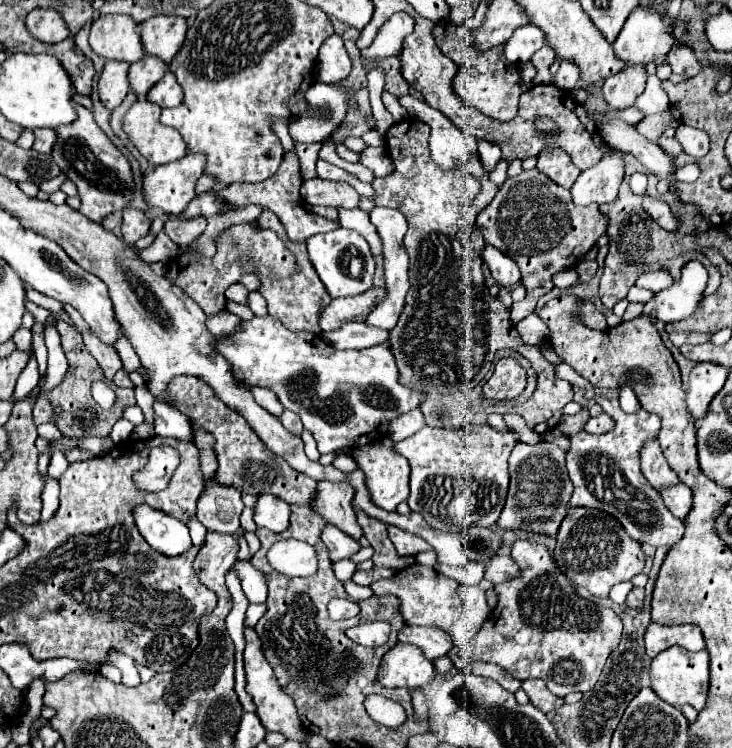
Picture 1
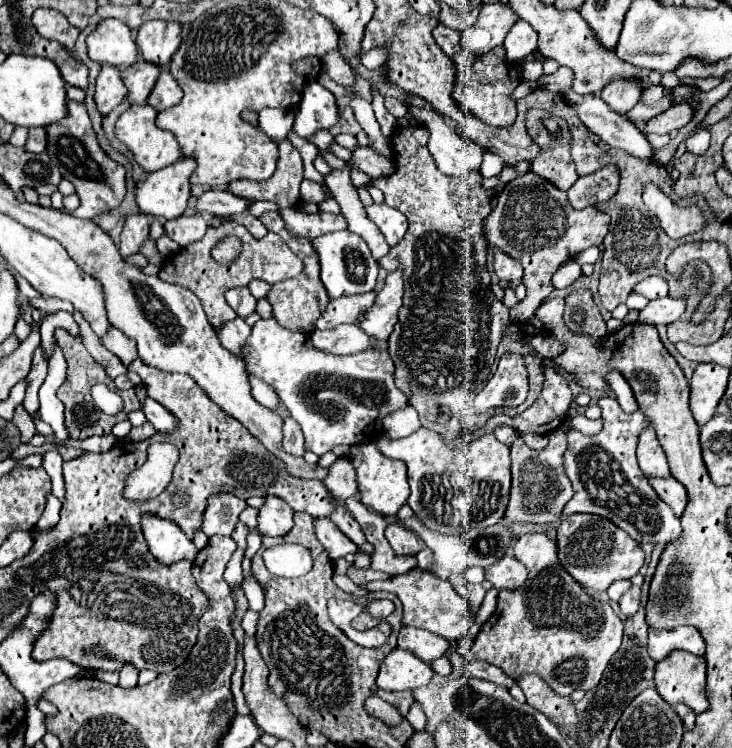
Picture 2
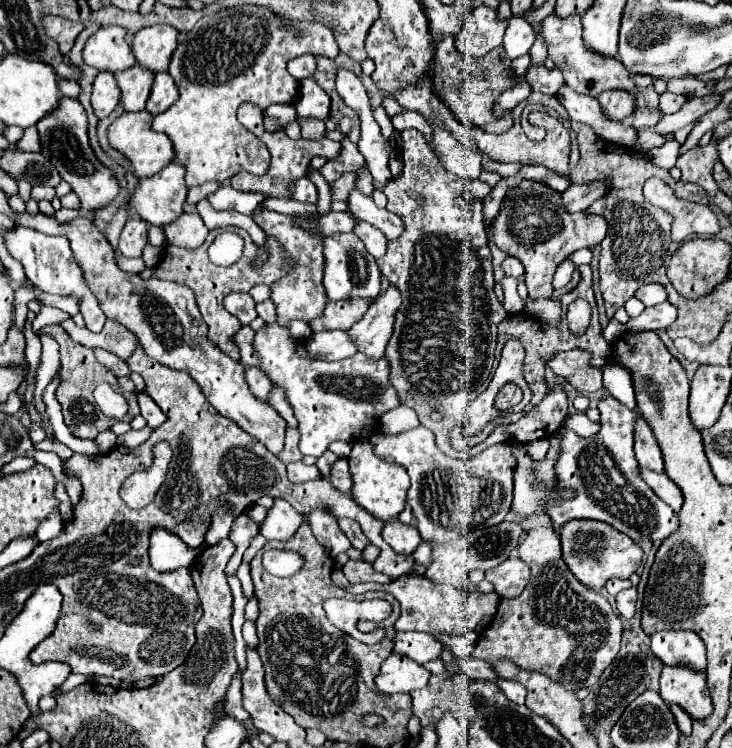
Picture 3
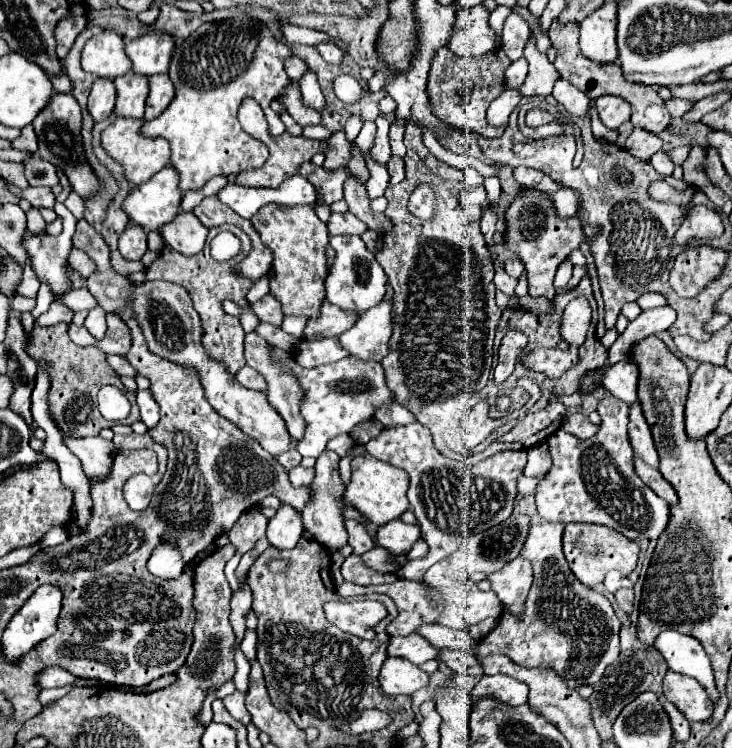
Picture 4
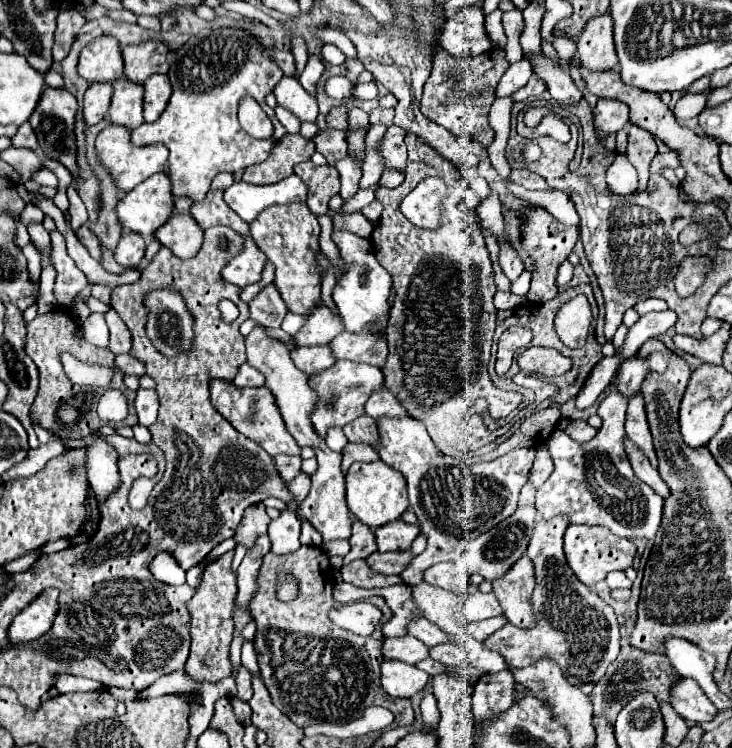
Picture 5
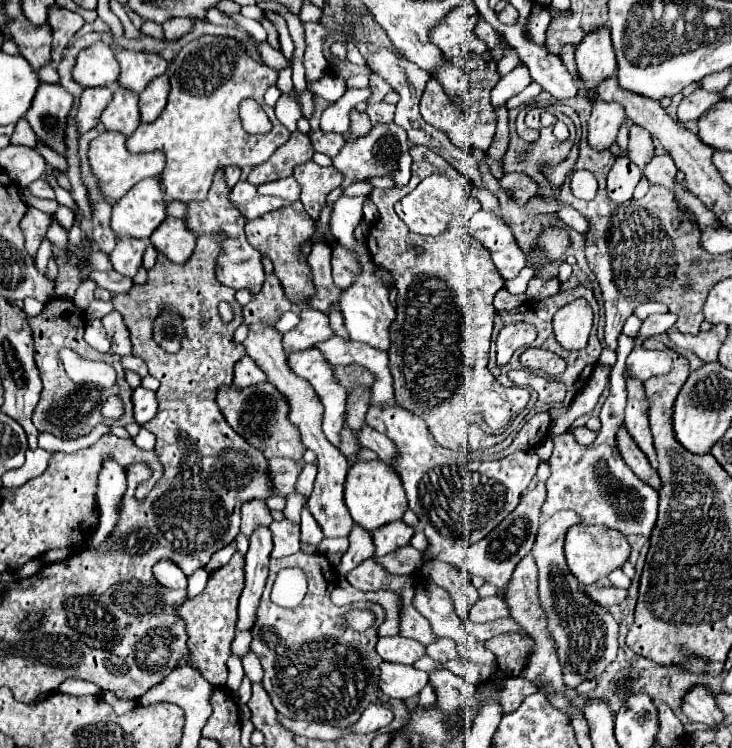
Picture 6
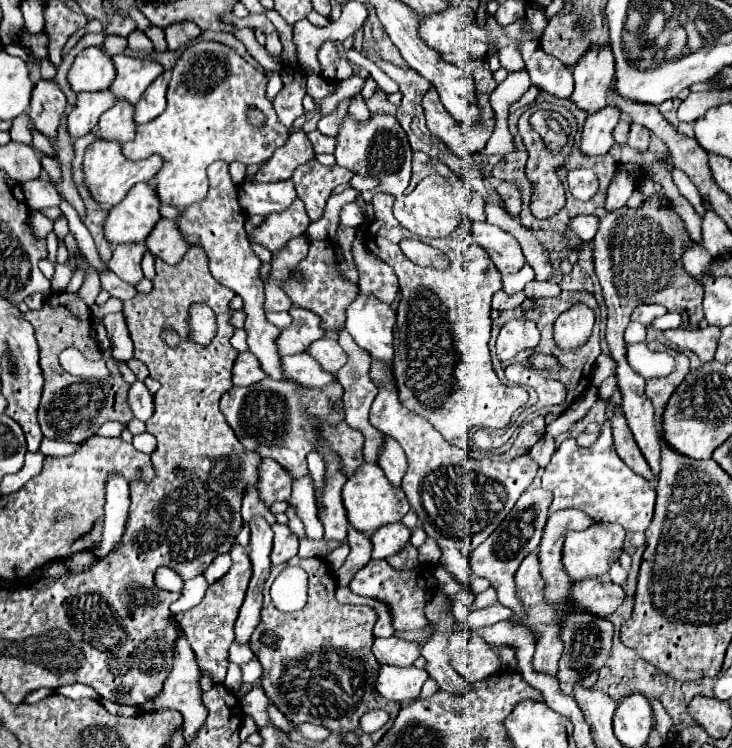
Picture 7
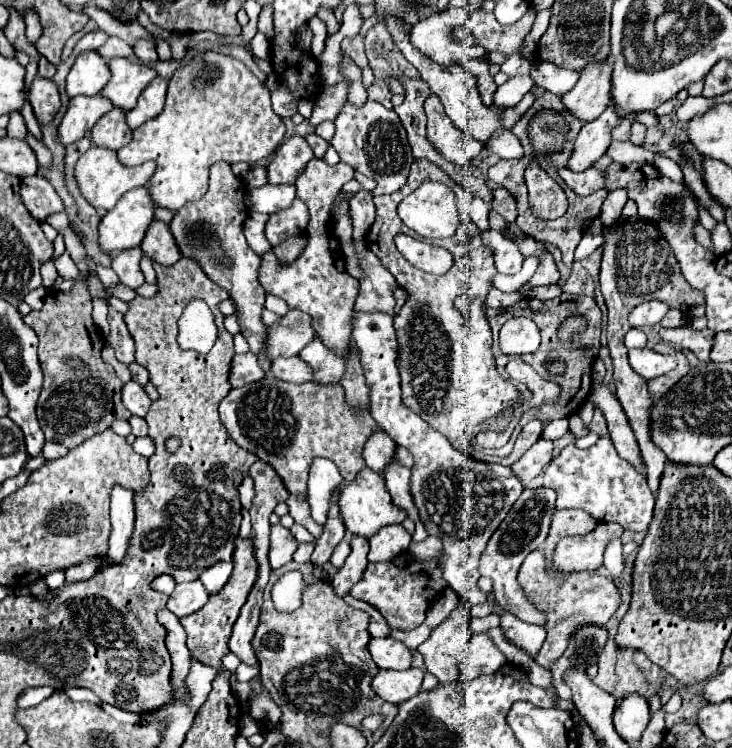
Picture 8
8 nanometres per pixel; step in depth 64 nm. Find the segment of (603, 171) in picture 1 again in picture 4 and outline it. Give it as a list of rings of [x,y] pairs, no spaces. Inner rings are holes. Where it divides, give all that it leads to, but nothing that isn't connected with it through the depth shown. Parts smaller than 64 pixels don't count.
[[[560,188],[560,192],[552,194],[552,206],[556,208],[556,214],[562,220],[572,218],[578,212],[578,196],[570,188]]]

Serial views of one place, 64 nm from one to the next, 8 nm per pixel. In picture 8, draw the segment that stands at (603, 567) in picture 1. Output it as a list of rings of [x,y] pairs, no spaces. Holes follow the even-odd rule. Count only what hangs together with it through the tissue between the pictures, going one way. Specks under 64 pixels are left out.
[[[602,522],[596,530],[586,536],[566,536],[554,550],[554,566],[562,572],[598,570],[602,566],[602,554],[606,544],[614,536],[622,536],[620,524]]]

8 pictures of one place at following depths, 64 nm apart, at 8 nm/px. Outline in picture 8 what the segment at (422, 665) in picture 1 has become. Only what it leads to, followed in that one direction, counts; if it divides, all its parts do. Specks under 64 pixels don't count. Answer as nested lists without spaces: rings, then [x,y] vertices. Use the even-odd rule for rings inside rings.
[[[408,668],[402,672],[380,670],[372,680],[372,690],[376,692],[378,698],[392,704],[400,704],[420,692],[422,678],[424,678],[424,672],[418,668]]]

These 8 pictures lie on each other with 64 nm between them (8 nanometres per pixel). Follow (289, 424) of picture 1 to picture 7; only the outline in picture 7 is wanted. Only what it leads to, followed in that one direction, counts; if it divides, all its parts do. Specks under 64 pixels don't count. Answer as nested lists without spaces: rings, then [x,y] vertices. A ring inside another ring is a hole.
[[[266,458],[260,462],[260,480],[256,486],[260,500],[270,508],[274,502],[290,498],[292,478],[278,462]]]

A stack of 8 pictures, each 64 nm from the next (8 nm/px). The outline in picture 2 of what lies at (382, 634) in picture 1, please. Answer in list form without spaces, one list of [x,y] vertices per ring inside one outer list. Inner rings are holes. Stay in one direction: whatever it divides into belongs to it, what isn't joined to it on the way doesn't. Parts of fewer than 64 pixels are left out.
[[[376,626],[374,630],[366,630],[366,632],[346,630],[346,634],[362,646],[382,646],[388,638],[388,626]]]

